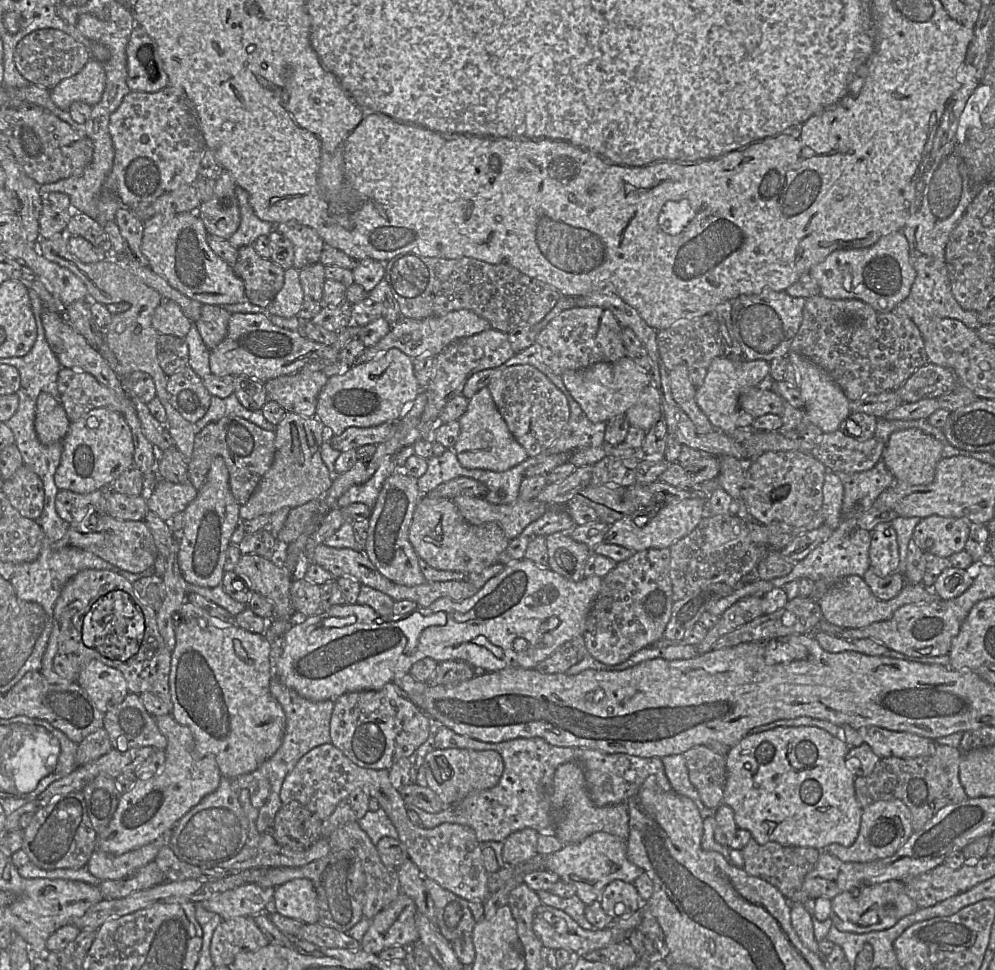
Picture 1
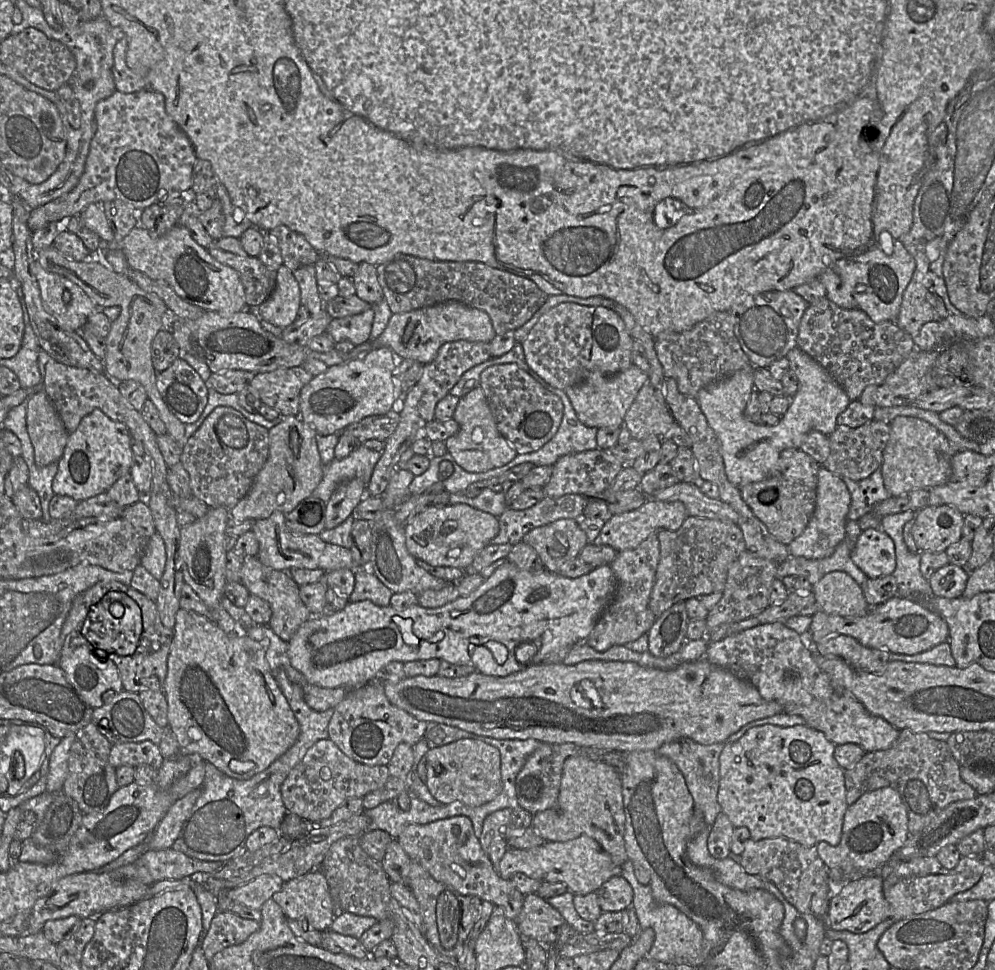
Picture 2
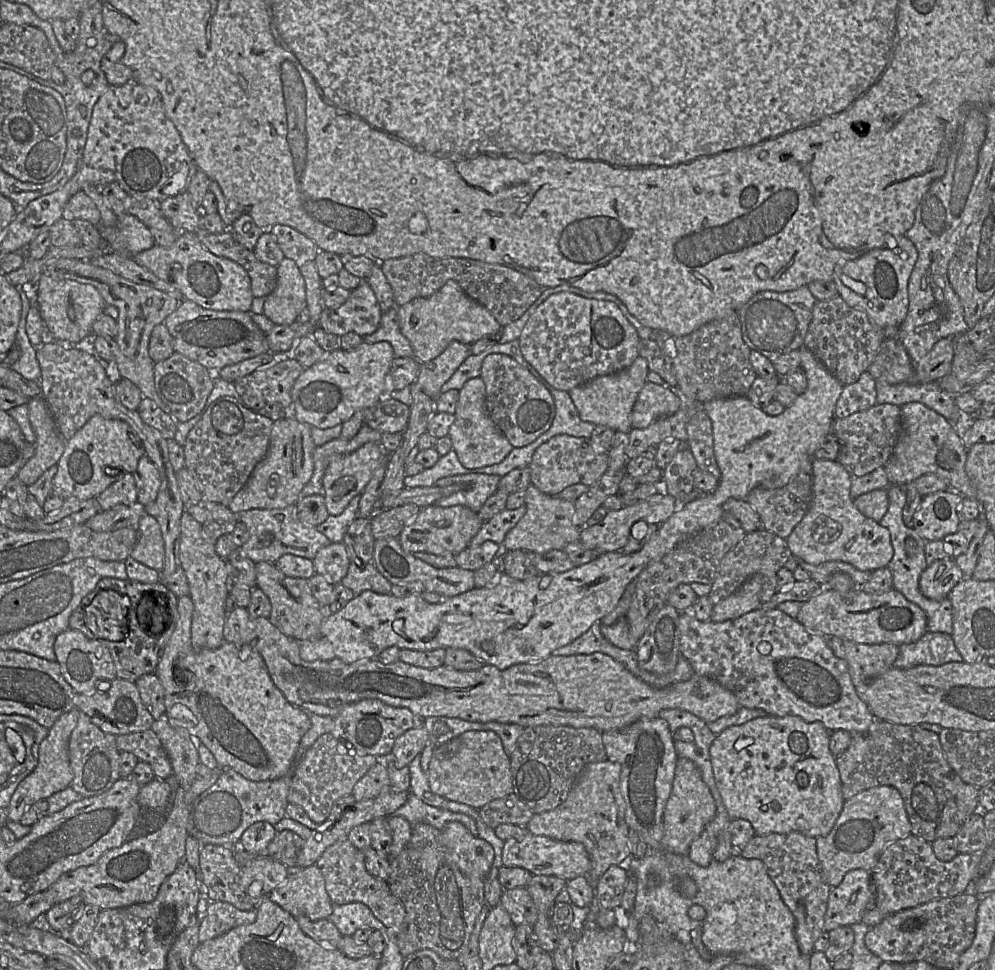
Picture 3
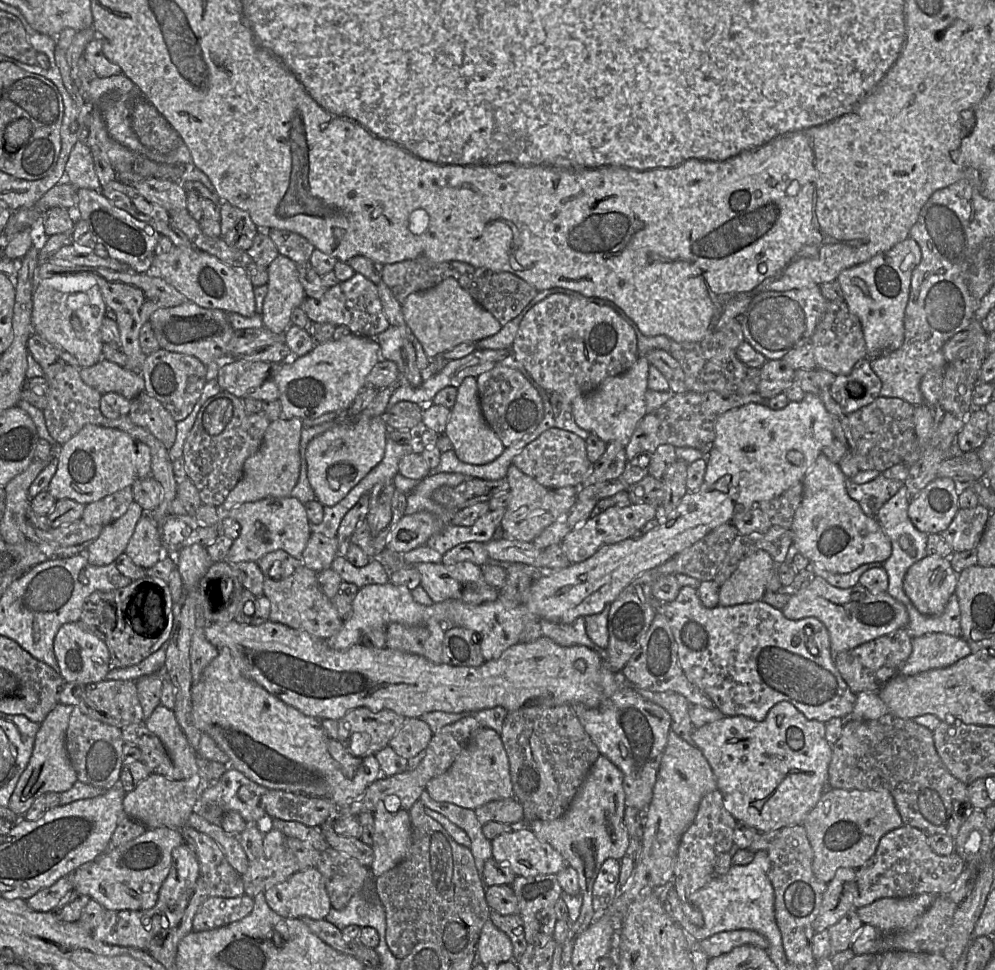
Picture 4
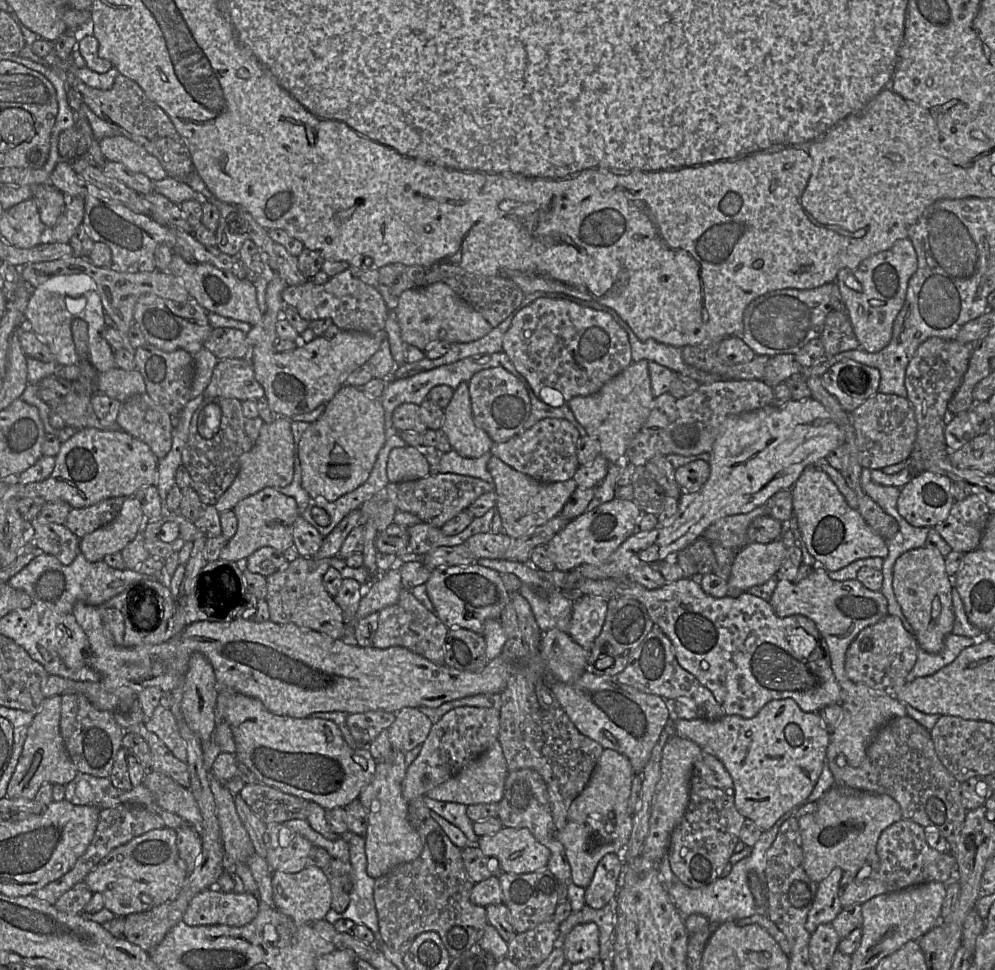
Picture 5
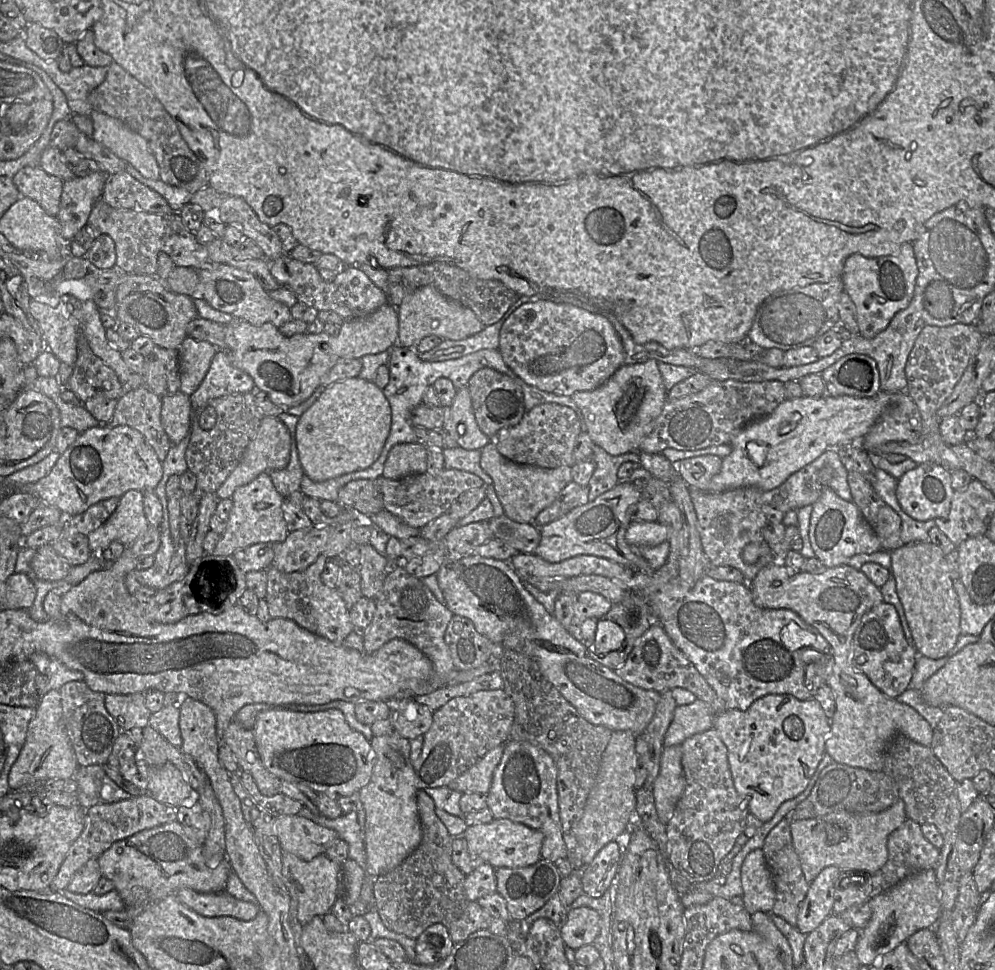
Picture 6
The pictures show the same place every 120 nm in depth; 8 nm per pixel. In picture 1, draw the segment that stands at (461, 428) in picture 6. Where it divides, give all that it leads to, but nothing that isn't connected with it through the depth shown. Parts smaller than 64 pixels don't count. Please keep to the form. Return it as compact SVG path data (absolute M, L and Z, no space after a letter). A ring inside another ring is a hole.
M487 387L482 388L469 399L467 409L458 421L460 433L453 451L464 468L502 472L528 458L525 449L509 431Z

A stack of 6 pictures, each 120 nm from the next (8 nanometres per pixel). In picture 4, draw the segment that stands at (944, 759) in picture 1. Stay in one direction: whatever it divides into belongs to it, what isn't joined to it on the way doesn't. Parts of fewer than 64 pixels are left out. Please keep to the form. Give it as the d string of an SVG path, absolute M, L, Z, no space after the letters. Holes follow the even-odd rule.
M891 714L870 720L845 720L842 734L832 745L828 767L828 785L832 789L885 789L893 797L904 825L917 828L927 836L943 834L955 839L959 829L974 810L967 793L967 785L955 778L938 755L933 733L928 728Z

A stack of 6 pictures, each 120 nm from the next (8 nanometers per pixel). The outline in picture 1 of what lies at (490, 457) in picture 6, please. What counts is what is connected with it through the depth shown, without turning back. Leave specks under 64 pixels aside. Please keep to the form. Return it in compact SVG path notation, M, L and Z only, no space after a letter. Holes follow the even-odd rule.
M559 531L546 536L546 547L551 570L574 582L585 578L584 567L590 556L587 545Z

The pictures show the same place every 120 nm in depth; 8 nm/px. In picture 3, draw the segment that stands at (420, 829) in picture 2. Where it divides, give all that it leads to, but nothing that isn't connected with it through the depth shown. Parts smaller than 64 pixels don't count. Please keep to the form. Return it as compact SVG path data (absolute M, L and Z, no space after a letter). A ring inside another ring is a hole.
M449 822L441 830L441 844L450 853L459 870L469 878L481 879L488 875L494 860L494 850L485 840L475 837L461 822Z

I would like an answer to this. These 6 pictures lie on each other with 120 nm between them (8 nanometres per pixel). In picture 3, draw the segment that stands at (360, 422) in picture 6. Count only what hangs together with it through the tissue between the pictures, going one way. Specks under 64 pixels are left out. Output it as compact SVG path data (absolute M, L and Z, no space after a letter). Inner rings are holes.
M368 442L347 454L333 454L323 476L325 506L329 515L341 514L351 499L361 494L376 468L382 463L382 444Z

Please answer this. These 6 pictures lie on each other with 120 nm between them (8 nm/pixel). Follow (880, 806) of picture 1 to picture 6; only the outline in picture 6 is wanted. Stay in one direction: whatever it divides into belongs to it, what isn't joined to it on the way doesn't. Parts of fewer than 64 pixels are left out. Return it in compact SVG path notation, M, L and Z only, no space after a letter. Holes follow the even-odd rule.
M898 799L888 809L879 813L837 811L821 817L795 821L790 824L793 846L808 883L828 866L836 866L847 875L856 877L875 874L888 859L889 835L907 819L905 803Z

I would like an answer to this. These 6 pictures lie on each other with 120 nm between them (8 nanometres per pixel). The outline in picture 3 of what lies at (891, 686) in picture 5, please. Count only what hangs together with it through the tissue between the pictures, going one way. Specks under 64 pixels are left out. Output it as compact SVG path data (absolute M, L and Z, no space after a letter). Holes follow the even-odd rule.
M836 636L827 637L827 642L833 653L847 663L859 697L867 683L894 667L899 654L899 645L894 643L863 644Z

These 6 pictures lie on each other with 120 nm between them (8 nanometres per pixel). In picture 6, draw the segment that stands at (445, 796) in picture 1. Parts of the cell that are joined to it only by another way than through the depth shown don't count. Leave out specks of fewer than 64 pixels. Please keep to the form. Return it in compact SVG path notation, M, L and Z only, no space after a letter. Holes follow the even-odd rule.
M497 746L488 751L467 771L449 783L447 787L463 793L487 795L491 787L493 773L501 761L504 746Z

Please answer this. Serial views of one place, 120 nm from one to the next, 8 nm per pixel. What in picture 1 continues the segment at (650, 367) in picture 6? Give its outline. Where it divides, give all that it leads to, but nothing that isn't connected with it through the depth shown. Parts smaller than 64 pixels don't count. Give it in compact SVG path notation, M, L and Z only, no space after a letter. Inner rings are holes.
M628 356L613 362L598 362L586 368L567 370L561 377L567 390L593 423L607 422L615 416L625 414L643 389L651 384L650 373Z

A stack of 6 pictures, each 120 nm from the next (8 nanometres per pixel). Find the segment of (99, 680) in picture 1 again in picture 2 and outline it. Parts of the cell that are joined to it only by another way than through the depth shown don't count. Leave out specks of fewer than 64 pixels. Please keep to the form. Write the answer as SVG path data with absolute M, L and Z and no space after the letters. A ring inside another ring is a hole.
M87 645L78 646L71 652L60 655L57 664L92 708L104 704L102 694L106 690L113 689L119 693L124 689L115 663L106 654L96 652Z

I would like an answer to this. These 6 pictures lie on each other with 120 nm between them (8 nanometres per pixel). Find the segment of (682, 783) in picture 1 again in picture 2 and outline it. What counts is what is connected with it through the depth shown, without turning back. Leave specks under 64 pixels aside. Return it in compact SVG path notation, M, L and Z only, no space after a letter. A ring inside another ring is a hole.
M680 739L663 744L656 751L669 758L681 771L694 799L694 809L701 811L707 826L711 826L721 810L718 803L719 756L724 743L699 744L691 739Z

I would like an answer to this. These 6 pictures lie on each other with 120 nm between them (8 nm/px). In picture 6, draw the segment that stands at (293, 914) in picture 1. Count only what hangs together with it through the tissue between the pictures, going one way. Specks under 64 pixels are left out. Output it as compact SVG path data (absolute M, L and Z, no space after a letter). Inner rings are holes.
M283 852L282 881L287 893L297 898L297 919L301 924L310 922L315 916L331 912L332 906L340 895L341 864L329 859L325 853L304 861L297 856Z

